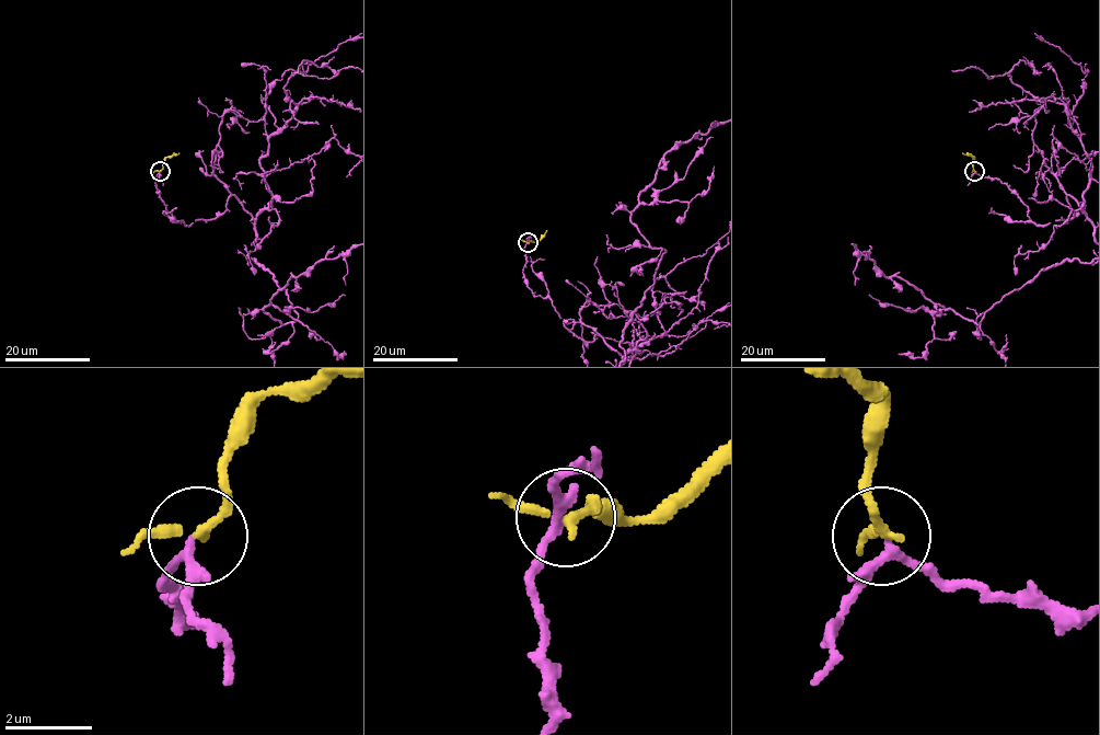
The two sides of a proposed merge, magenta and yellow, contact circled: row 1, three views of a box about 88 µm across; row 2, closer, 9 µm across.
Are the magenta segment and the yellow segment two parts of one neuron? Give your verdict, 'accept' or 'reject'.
reject

